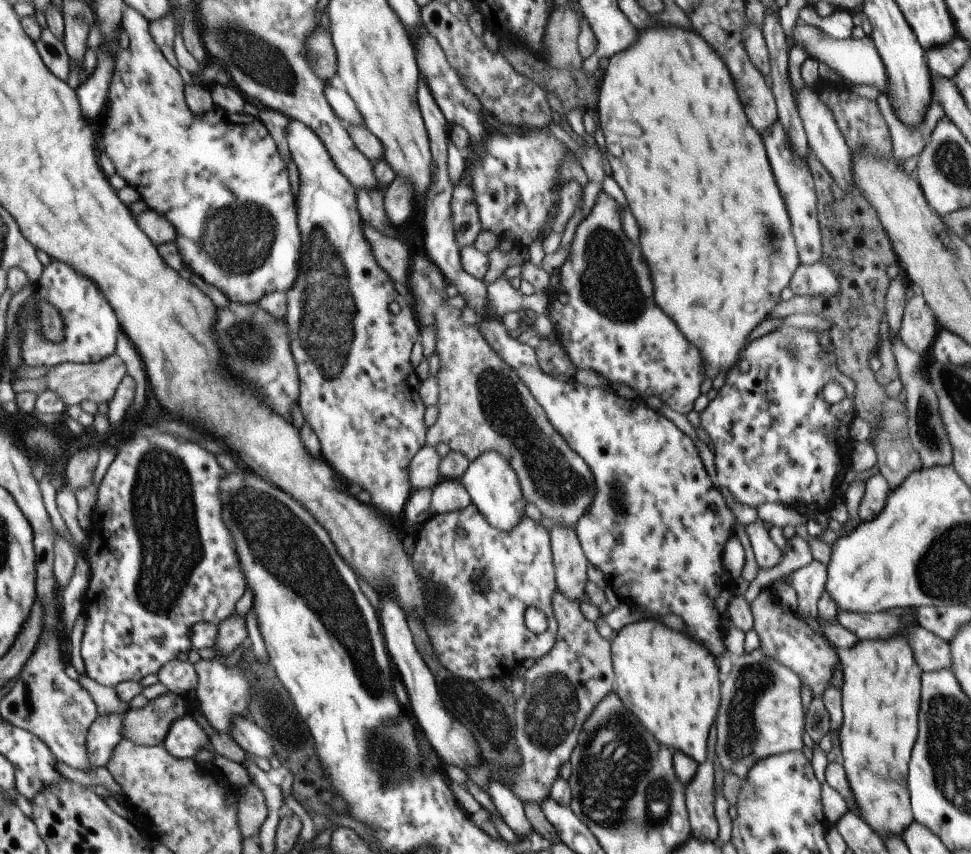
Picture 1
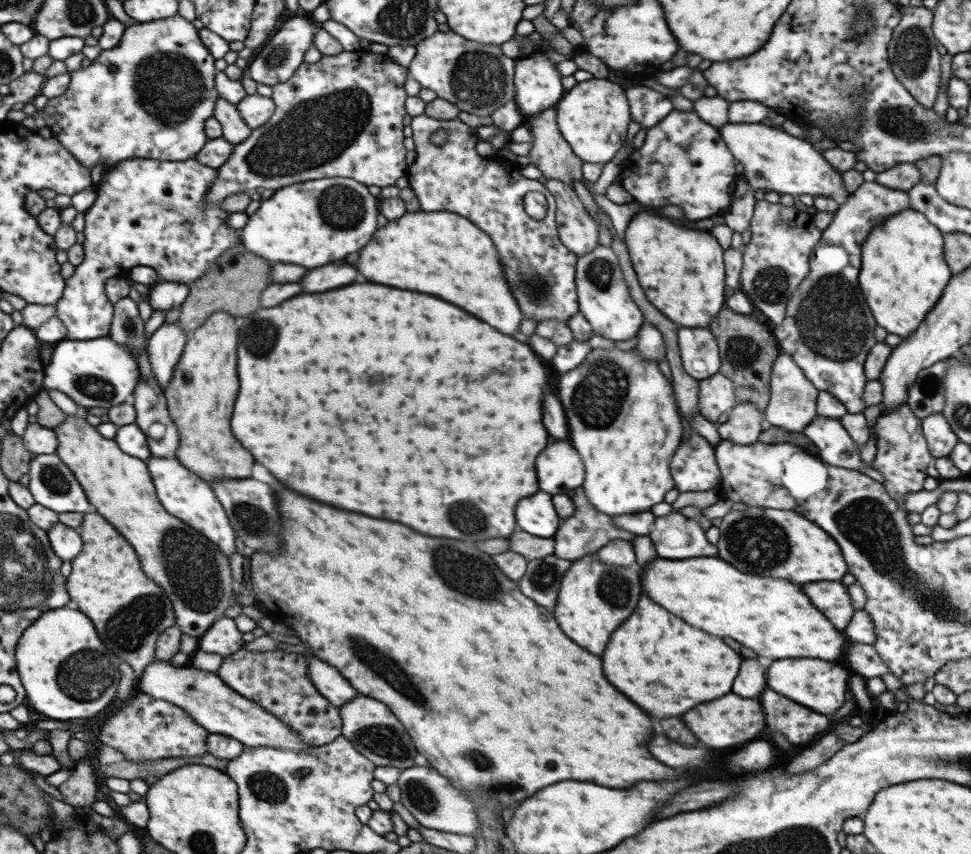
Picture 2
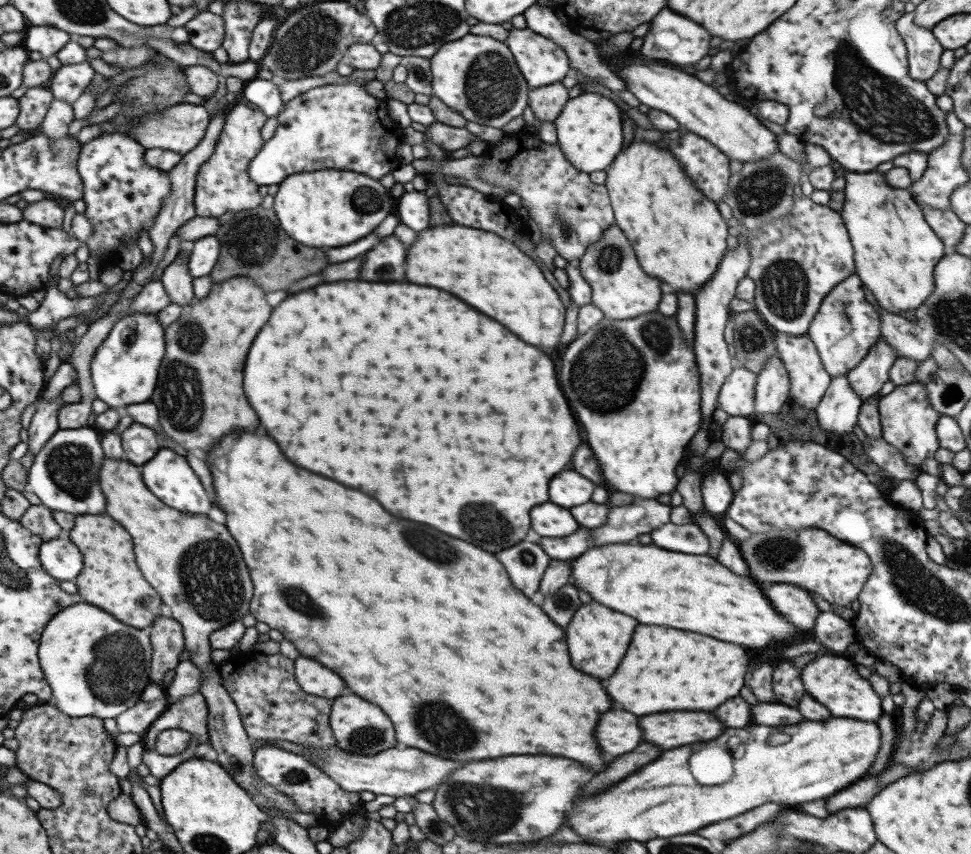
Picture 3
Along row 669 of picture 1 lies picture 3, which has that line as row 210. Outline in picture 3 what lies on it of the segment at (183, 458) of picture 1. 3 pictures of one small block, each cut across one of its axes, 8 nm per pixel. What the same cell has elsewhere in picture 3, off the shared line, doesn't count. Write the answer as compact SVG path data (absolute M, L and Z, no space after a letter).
M114 131L112 134L101 133L83 144L77 154L76 170L83 183L83 213L93 228L84 242L88 248L86 264L90 280L98 280L107 266L120 264L117 248L135 243L142 233L148 236L149 228L169 193L167 172L148 166L144 162L145 150L131 137Z

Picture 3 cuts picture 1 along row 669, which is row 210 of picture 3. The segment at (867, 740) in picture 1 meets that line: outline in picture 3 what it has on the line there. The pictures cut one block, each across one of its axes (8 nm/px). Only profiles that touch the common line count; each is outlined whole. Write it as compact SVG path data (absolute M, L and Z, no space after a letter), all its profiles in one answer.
M844 171L843 204L840 212L848 238L853 246L855 274L861 278L863 286L873 294L875 302L887 313L899 314L914 310L931 294L933 290L933 268L938 260L947 253L941 240L931 231L924 220L923 212L901 188L885 186L883 178L876 171L869 173L851 173Z

